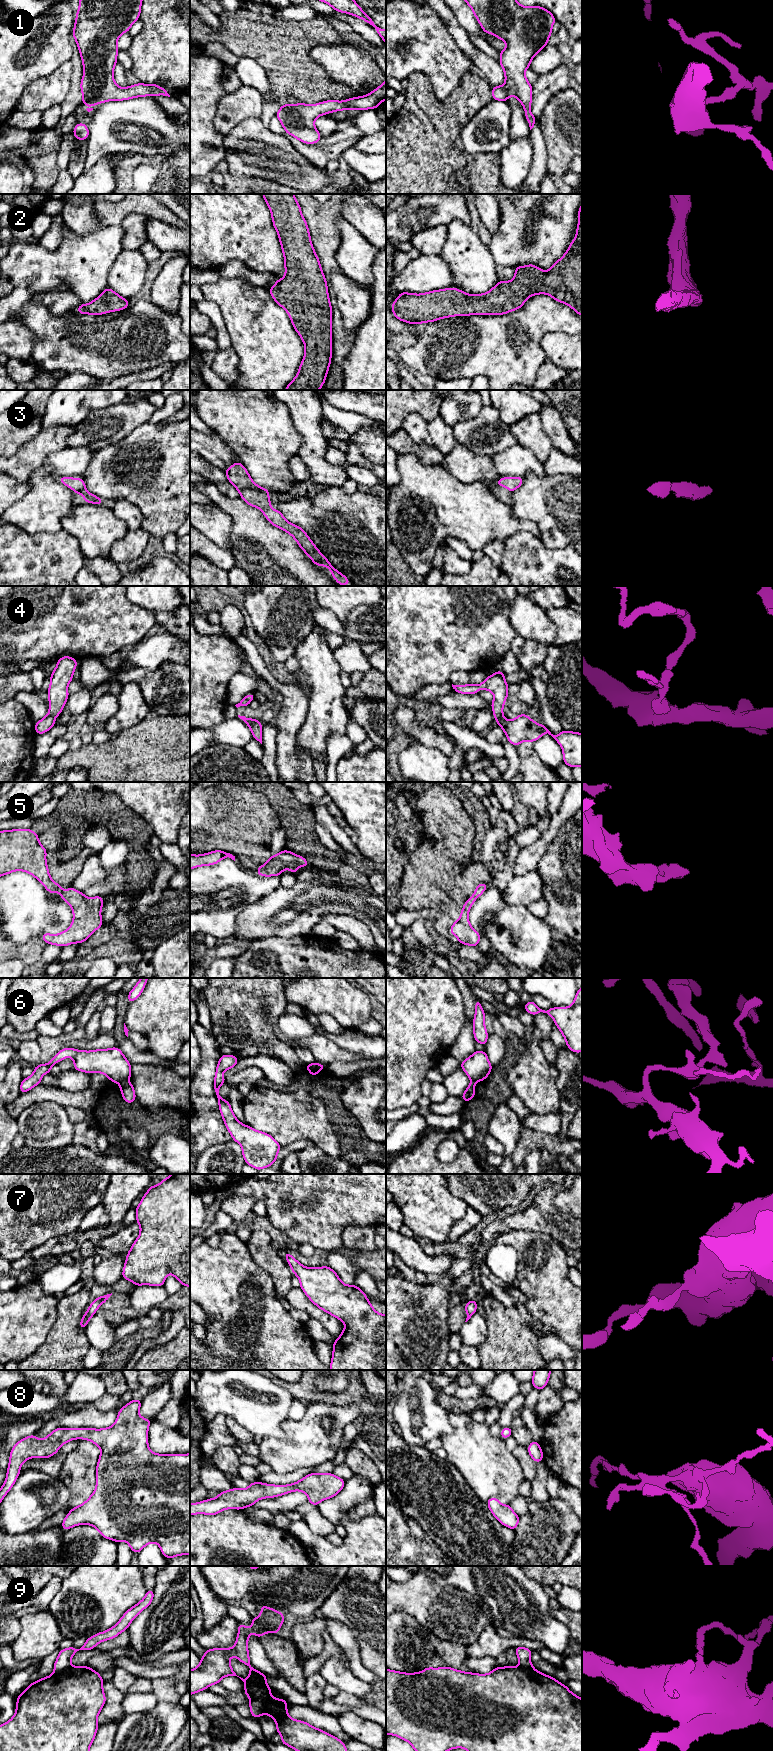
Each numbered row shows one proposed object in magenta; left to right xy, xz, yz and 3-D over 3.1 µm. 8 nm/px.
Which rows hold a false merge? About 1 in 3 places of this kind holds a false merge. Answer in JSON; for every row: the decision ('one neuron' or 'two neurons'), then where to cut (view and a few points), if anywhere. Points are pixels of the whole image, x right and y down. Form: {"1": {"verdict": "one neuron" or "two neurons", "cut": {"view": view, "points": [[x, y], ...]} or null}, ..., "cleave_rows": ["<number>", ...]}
{"1": {"verdict": "one neuron", "cut": null}, "2": {"verdict": "one neuron", "cut": null}, "3": {"verdict": "one neuron", "cut": null}, "4": {"verdict": "one neuron", "cut": null}, "5": {"verdict": "one neuron", "cut": null}, "6": {"verdict": "two neurons", "cut": {"view": "xy", "points": [[125, 1081], [120, 1084]]}}, "7": {"verdict": "one neuron", "cut": null}, "8": {"verdict": "one neuron", "cut": null}, "9": {"verdict": "two neurons", "cut": {"view": "xz", "points": [[251, 1699], [257, 1699], [262, 1703], [263, 1713]]}}, "cleave_rows": ["6", "9"]}

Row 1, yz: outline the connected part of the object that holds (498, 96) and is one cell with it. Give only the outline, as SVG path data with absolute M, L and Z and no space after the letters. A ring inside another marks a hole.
M464 0L472 9L477 21L484 32L493 34L506 43L506 49L499 51L499 64L504 70L505 83L503 86L492 88L492 97L497 101L507 101L510 95L516 97L525 110L530 130L534 127L536 118L531 113L532 85L525 77L531 60L547 44L556 22L553 14L540 6L526 7L516 0Z

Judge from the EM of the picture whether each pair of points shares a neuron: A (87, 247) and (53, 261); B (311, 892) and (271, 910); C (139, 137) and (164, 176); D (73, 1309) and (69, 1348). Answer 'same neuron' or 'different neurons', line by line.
A: same neuron
B: same neuron
C: different neurons
D: same neuron

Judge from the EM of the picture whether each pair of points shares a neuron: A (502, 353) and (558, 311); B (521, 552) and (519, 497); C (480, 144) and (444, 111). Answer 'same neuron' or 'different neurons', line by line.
A: same neuron
B: different neurons
C: different neurons

